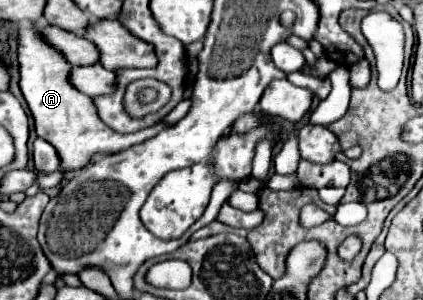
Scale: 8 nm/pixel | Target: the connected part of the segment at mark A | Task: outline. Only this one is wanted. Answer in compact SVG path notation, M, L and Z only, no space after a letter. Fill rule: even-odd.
M33 22L19 24L19 38L17 38L17 62L19 62L19 86L25 96L25 102L33 114L37 136L51 142L61 156L63 170L79 170L89 164L93 154L115 154L133 144L141 144L147 138L155 136L159 130L171 125L158 123L149 130L141 130L135 134L119 134L111 130L97 114L93 98L75 90L71 86L69 76L73 66L65 60L65 56L51 48L49 42L39 34Z

